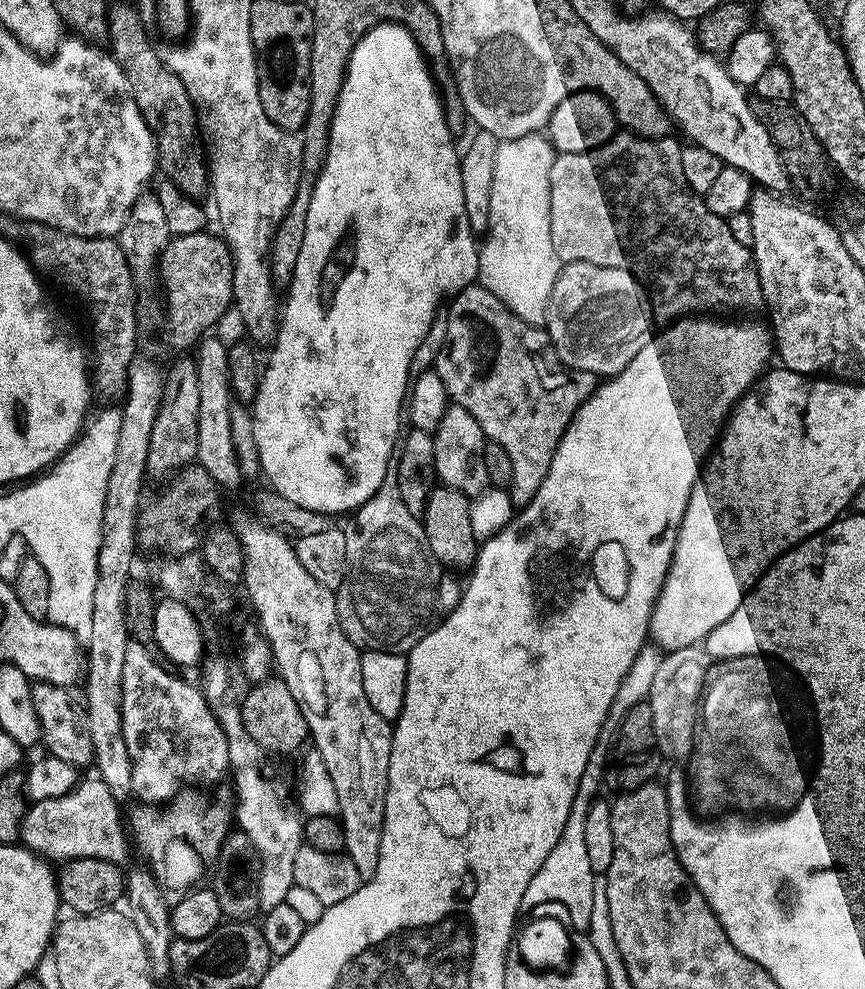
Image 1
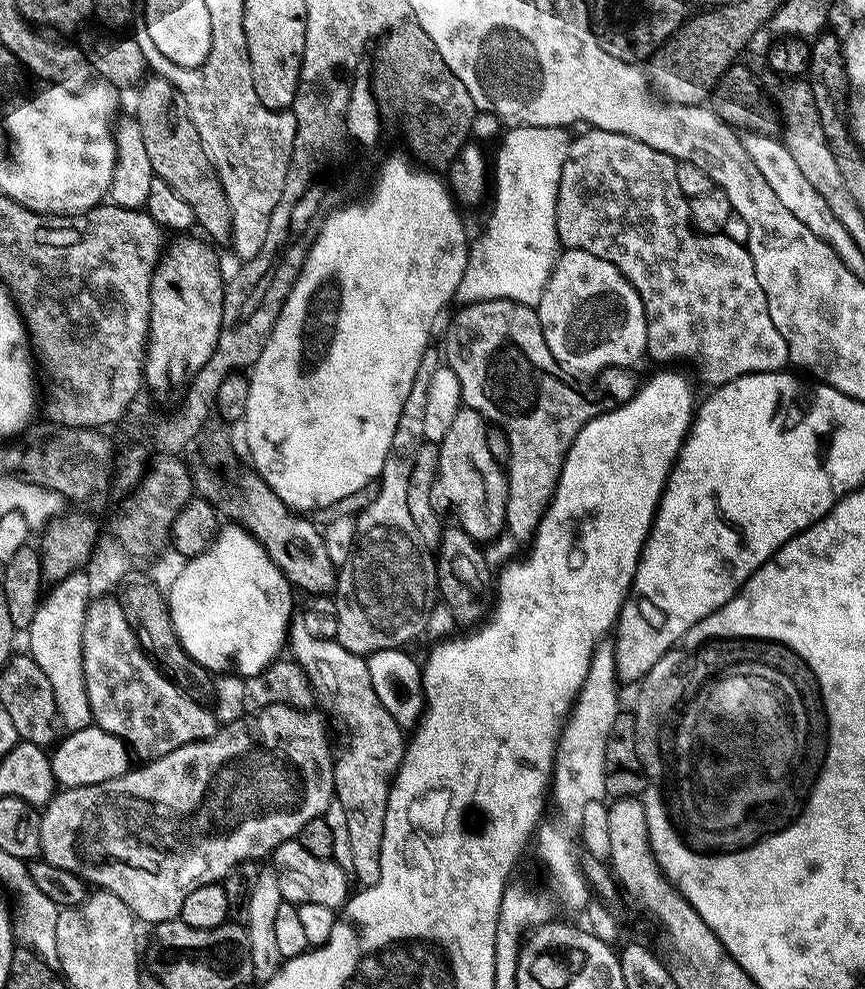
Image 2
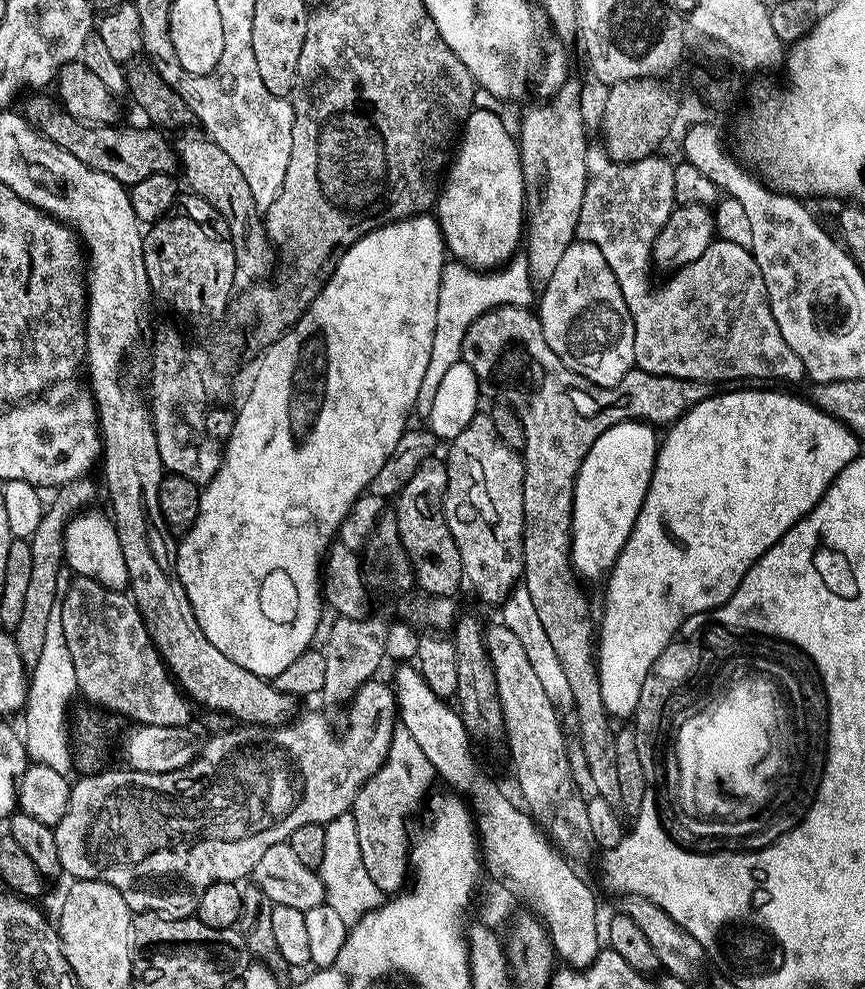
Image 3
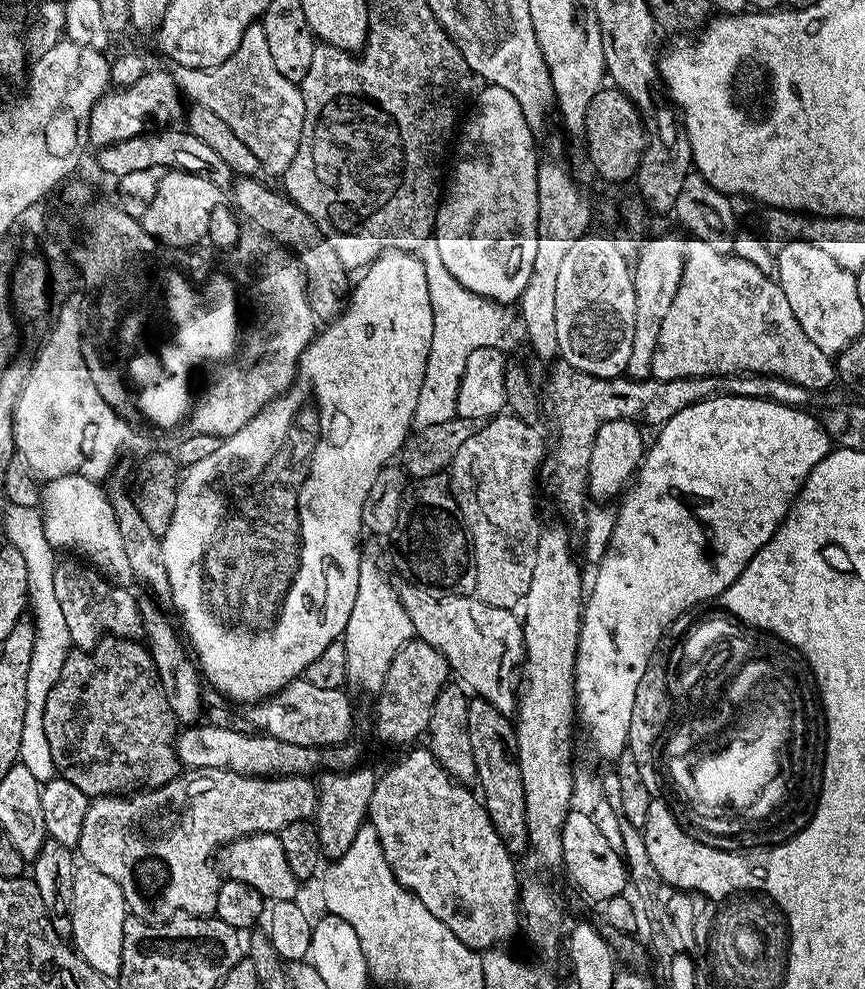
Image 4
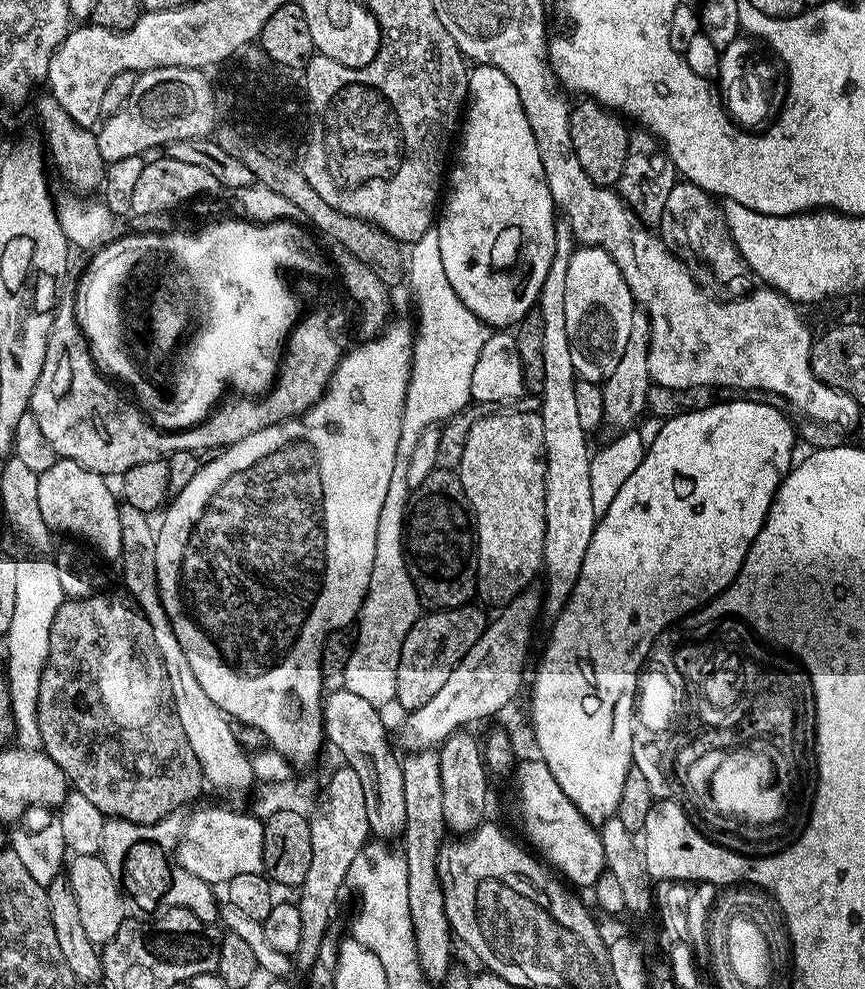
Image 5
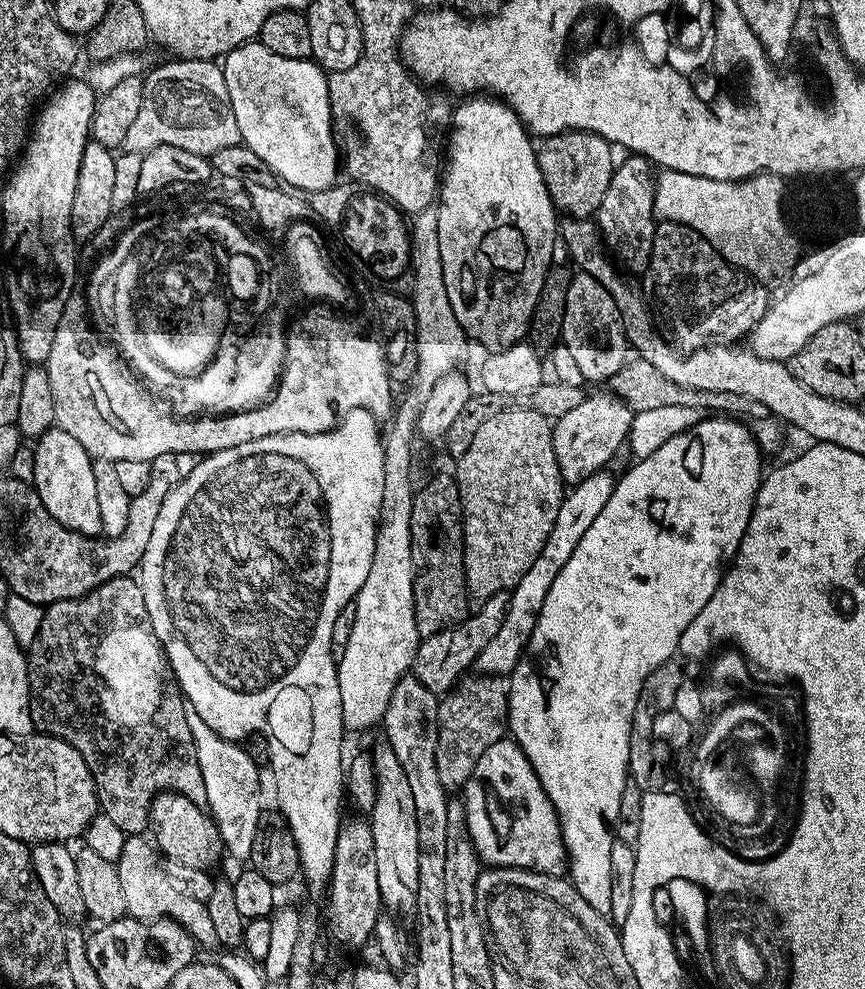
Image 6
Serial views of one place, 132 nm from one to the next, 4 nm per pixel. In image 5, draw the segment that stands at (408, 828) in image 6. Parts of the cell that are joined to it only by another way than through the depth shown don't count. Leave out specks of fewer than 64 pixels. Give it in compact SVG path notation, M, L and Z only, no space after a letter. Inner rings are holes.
M346 690L329 691L322 701L324 734L329 745L340 751L343 763L356 771L366 796L371 835L384 842L403 837L406 826L406 794L404 793L404 765L396 757L388 732L384 729L381 709Z

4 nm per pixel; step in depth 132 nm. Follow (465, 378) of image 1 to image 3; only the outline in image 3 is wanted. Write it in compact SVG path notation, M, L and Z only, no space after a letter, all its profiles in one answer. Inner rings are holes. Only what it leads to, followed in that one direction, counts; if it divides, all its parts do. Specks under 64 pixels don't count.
M504 304L501 308L492 308L486 314L482 314L480 317L474 321L471 326L466 330L466 334L464 335L464 341L462 342L462 346L460 347L460 354L462 360L469 364L470 368L474 370L477 375L478 380L480 381L481 389L486 390L487 395L488 392L493 397L491 398L493 401L500 402L510 405L516 413L518 414L518 418L522 422L522 426L526 430L526 442L524 443L522 449L522 455L524 458L524 493L522 494L523 506L524 506L524 575L522 577L522 587L526 590L530 590L530 598L534 601L534 606L538 610L538 620L542 622L542 628L546 630L546 638L550 638L550 646L554 646L554 654L558 654L558 662L562 662L562 670L566 670L566 679L570 681L570 690L572 691L572 698L574 701L574 713L576 712L576 724L580 727L580 752L584 755L584 764L588 767L588 776L592 779L592 784L596 789L594 789L595 795L597 796L605 796L610 803L619 805L620 795L622 794L622 786L618 783L618 750L616 749L616 732L614 731L614 727L612 728L613 721L610 719L608 711L606 710L606 706L602 702L602 694L600 693L600 674L598 671L598 640L594 635L594 628L592 632L592 608L588 605L588 596L586 593L580 589L581 581L578 579L578 573L575 568L572 567L572 507L574 506L574 486L576 485L576 475L578 474L578 470L582 466L582 462L586 458L586 454L590 450L590 446L594 446L594 442L598 442L598 438L604 433L606 430L610 430L610 426L614 426L615 424L621 424L622 422L626 422L627 420L643 420L645 422L649 422L654 426L661 426L660 424L664 424L663 426L671 426L676 423L680 417L686 415L690 409L694 406L698 406L698 402L702 402L707 398L707 396L713 395L714 388L709 381L706 380L687 380L686 378L674 378L673 376L663 376L662 374L650 374L649 372L643 372L641 368L633 368L631 372L626 374L626 378L622 378L622 382L618 382L618 386L598 386L594 382L590 382L586 378L582 378L579 376L574 370L570 370L565 364L562 362L562 358L558 358L558 354L554 354L554 350L550 350L550 342L546 342L546 338L542 334L542 322L540 321L539 315L531 307L527 308L519 308L518 306L514 306L513 304Z

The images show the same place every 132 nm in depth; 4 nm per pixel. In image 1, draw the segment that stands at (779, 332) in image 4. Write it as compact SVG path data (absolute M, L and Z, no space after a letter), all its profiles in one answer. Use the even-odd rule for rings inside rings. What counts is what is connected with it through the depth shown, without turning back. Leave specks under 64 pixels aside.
M631 130L617 131L602 146L594 150L586 150L578 154L561 152L556 157L554 166L550 166L550 238L554 238L554 250L562 262L581 260L594 266L607 268L624 268L632 273L644 285L649 300L652 301L652 314L657 321L675 322L693 314L708 314L711 308L756 308L764 304L764 295L760 289L760 280L756 277L755 267L750 266L750 249L739 243L732 235L727 219L714 214L706 206L704 197L688 189L686 174L682 174L682 158L680 157L681 141L667 136L642 136ZM716 244L716 260L704 260L704 252Z

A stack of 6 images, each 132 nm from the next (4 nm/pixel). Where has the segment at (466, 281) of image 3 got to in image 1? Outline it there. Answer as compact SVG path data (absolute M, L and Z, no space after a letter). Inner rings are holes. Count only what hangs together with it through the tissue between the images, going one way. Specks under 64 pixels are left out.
M544 134L499 141L489 224L479 245L479 283L498 290L500 301L510 311L537 326L547 321L548 299L562 267L554 250L554 238L550 238L550 166L554 166L557 155Z

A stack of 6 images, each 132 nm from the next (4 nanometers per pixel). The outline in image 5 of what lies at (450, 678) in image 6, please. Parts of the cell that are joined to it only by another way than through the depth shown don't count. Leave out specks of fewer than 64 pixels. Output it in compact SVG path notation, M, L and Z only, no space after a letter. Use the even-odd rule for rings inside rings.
M472 607L432 610L429 616L424 614L417 618L410 634L406 634L398 662L395 698L395 703L401 704L404 710L424 706L434 698L459 660L466 657L467 651L483 635L489 617L484 617L482 609Z

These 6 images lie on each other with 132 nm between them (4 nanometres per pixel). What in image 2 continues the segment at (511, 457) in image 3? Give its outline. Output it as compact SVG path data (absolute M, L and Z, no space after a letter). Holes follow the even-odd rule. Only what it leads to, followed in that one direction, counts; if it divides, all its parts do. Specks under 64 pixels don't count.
M461 406L454 422L439 442L440 465L432 487L432 503L437 509L452 508L455 523L477 542L491 542L505 531L508 478L505 469L490 454L488 429L483 416Z

